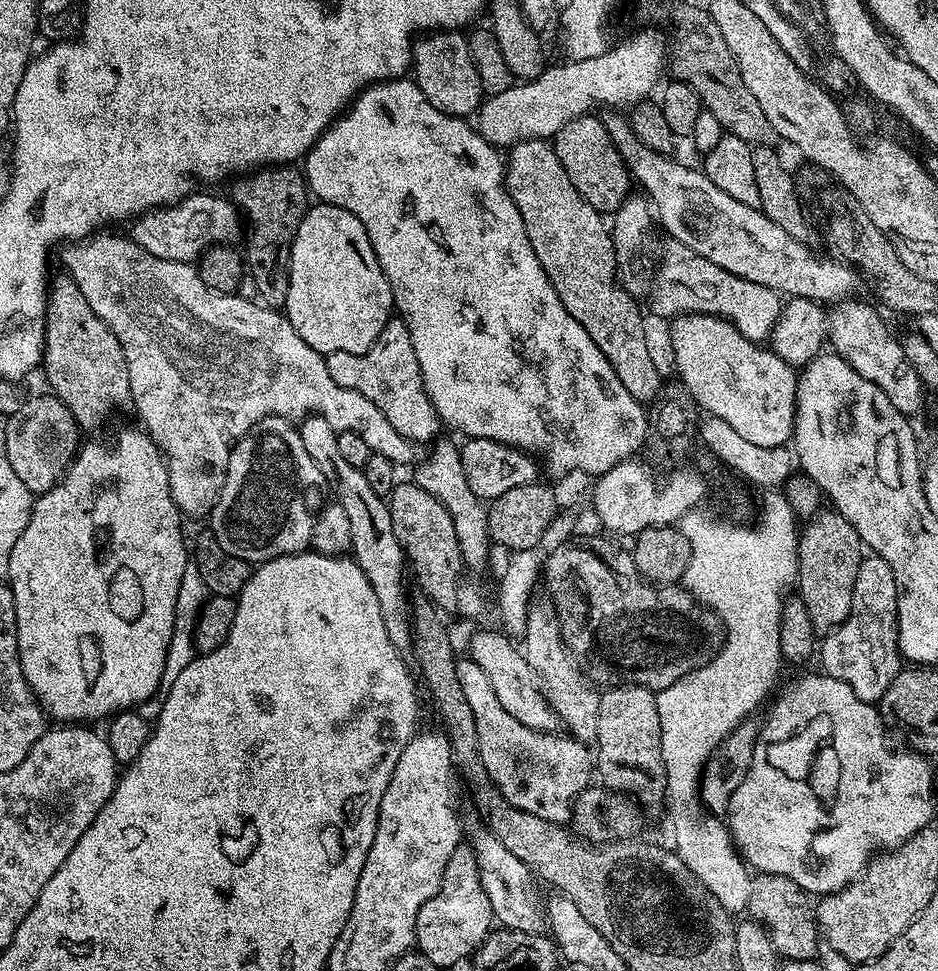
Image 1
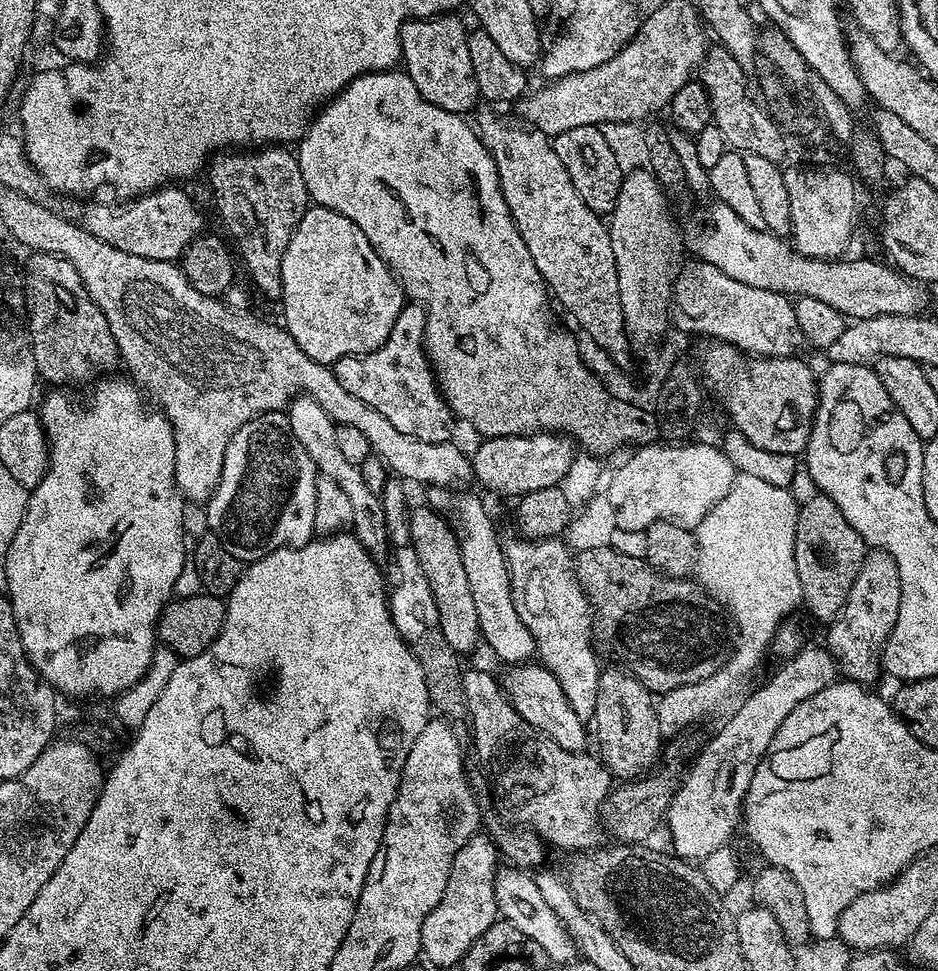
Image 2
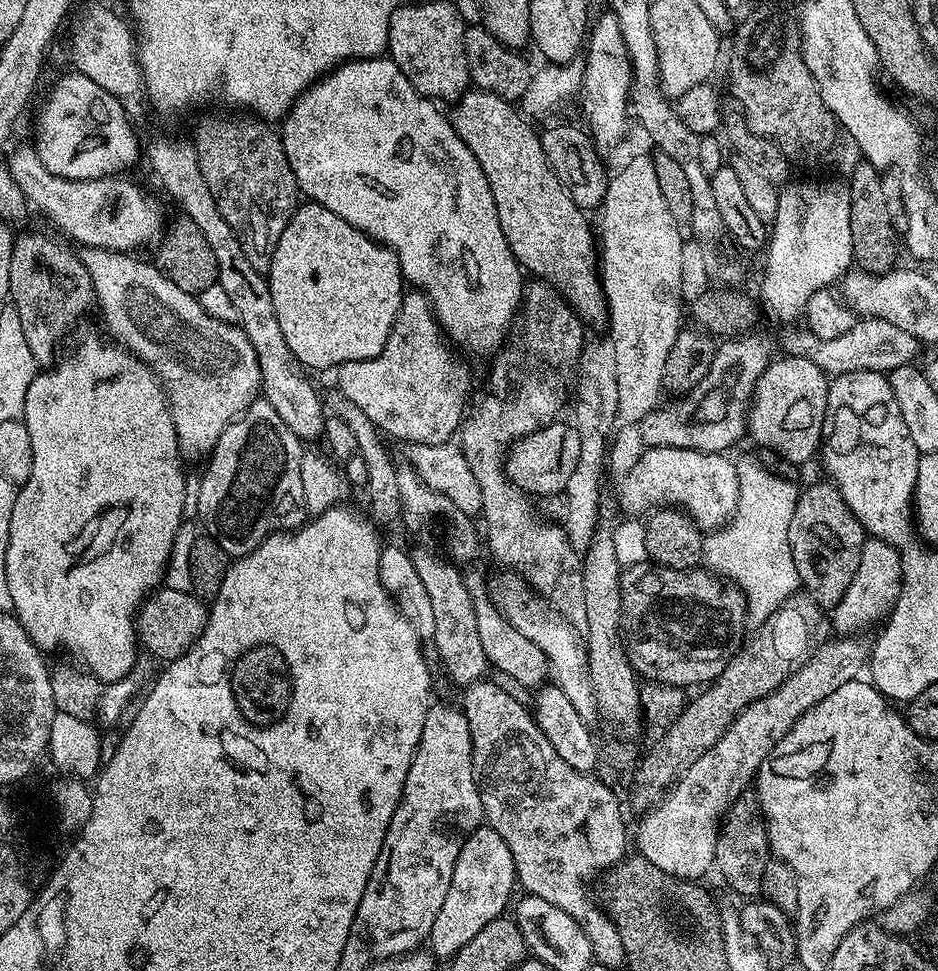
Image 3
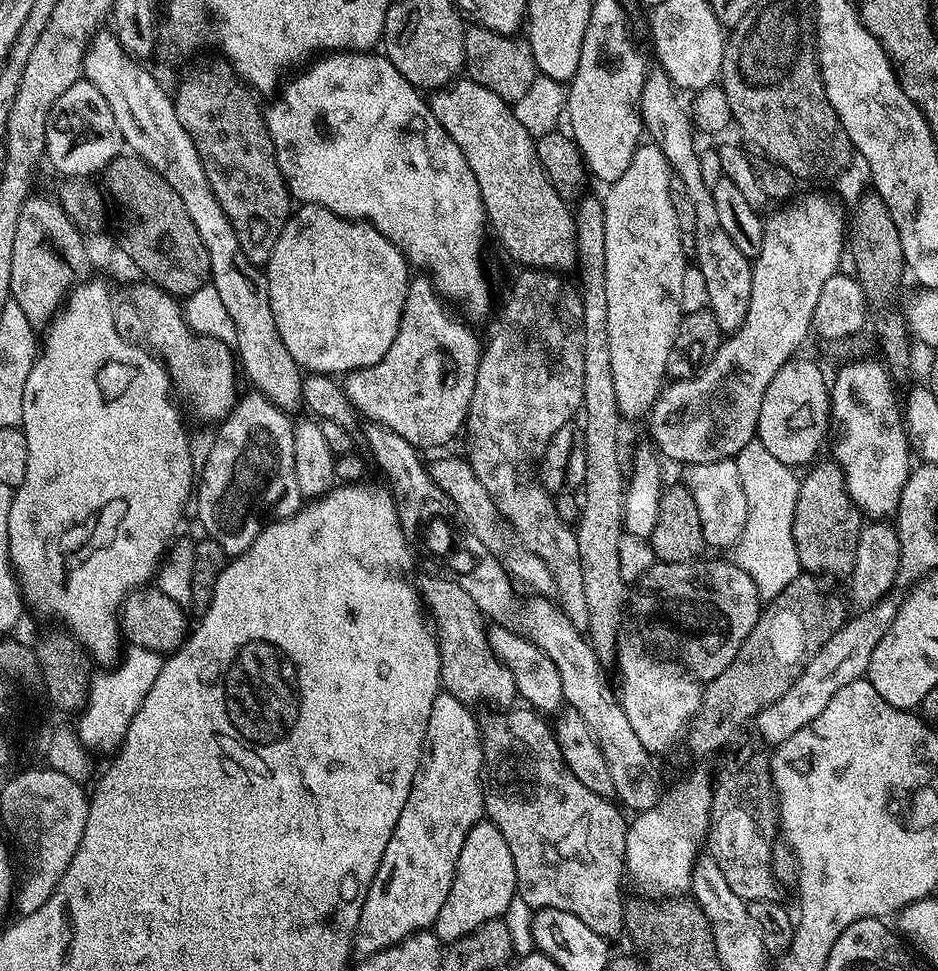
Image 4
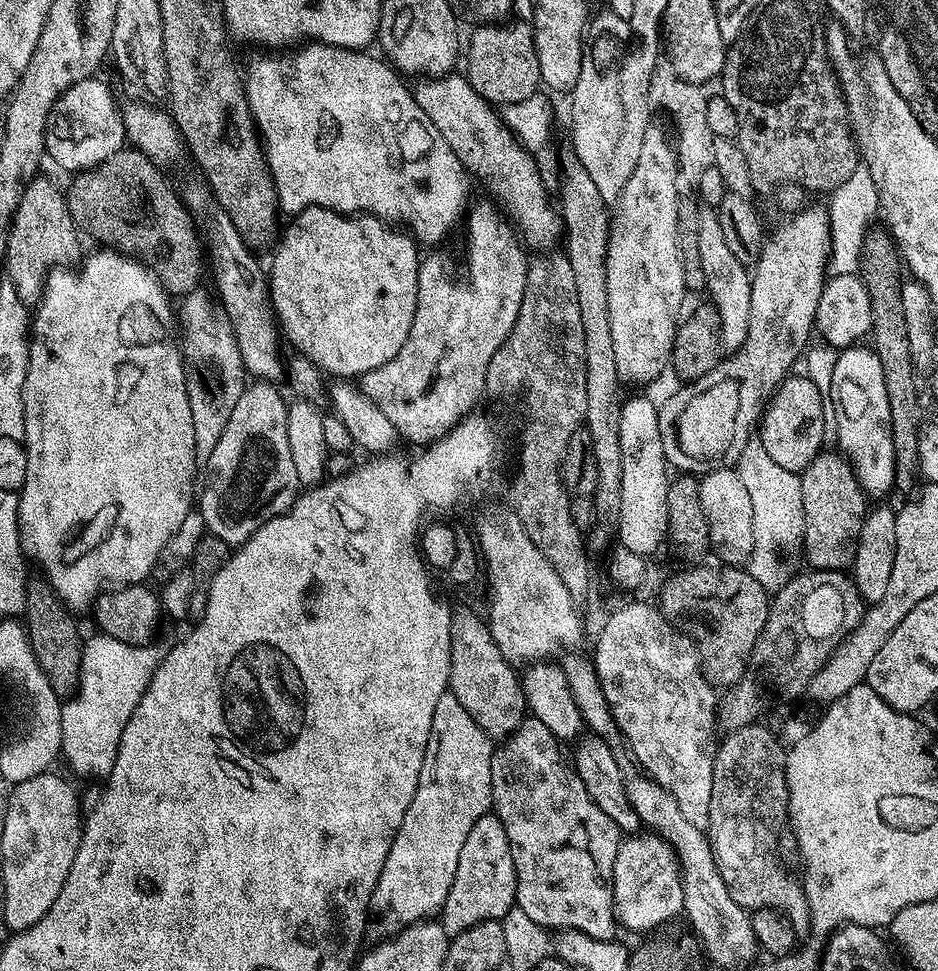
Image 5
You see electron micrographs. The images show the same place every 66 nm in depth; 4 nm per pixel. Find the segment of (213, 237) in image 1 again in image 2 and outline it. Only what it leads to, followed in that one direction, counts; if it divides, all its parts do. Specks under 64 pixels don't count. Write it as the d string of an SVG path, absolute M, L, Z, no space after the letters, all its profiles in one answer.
M161 186L142 196L121 199L121 204L88 204L84 208L82 227L94 238L102 238L102 242L110 242L110 246L118 250L126 250L126 254L138 254L138 258L179 261L198 234L205 231L203 214L196 212L195 202L180 188L183 187Z

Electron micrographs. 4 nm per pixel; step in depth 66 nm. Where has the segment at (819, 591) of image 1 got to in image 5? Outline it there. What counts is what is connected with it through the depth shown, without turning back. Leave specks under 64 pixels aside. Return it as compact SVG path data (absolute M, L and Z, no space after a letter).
M822 450L799 473L802 486L802 514L804 515L804 556L809 560L811 567L816 570L844 570L851 565L856 556L856 539L860 537L860 527L866 515L864 500L866 493L861 488L856 469L852 467L851 460L839 451Z

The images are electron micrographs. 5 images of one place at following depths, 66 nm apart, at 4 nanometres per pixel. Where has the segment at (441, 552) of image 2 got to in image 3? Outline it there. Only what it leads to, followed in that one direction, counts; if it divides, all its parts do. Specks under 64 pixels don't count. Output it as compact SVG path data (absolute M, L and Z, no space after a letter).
M413 555L414 570L426 586L426 595L430 597L430 606L434 609L434 634L431 643L436 644L436 652L448 671L448 676L459 686L467 686L485 679L490 665L486 650L482 650L482 641L478 638L478 618L474 618L474 602L468 589L468 581L451 559L440 556Z

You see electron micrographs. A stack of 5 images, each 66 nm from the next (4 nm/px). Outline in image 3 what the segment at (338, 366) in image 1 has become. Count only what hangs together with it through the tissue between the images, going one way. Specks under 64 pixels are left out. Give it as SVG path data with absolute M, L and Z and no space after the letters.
M419 290L405 291L394 326L386 338L386 346L382 346L382 354L369 360L341 364L334 372L335 387L341 395L354 402L385 437L404 440L405 445L449 443L459 433L466 416L464 399L468 396L468 368L462 361L456 360L447 346L427 296Z

